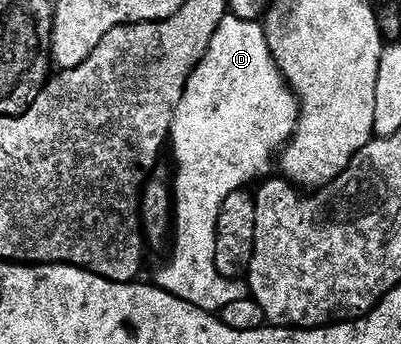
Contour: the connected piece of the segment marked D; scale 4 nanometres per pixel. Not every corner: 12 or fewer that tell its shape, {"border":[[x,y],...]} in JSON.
{"border":[[223,18],[171,121],[171,259],[208,312],[249,297],[217,216],[290,142],[299,99],[259,22]]}

